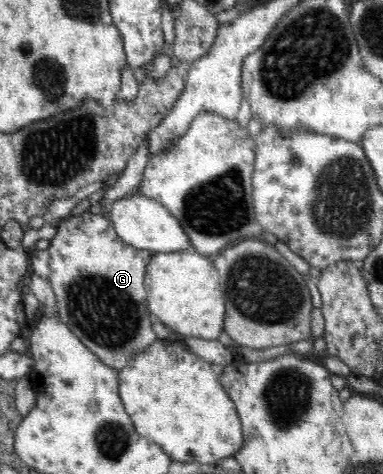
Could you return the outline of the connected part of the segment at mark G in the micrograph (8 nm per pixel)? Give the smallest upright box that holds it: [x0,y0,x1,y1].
[30,206,156,370]

